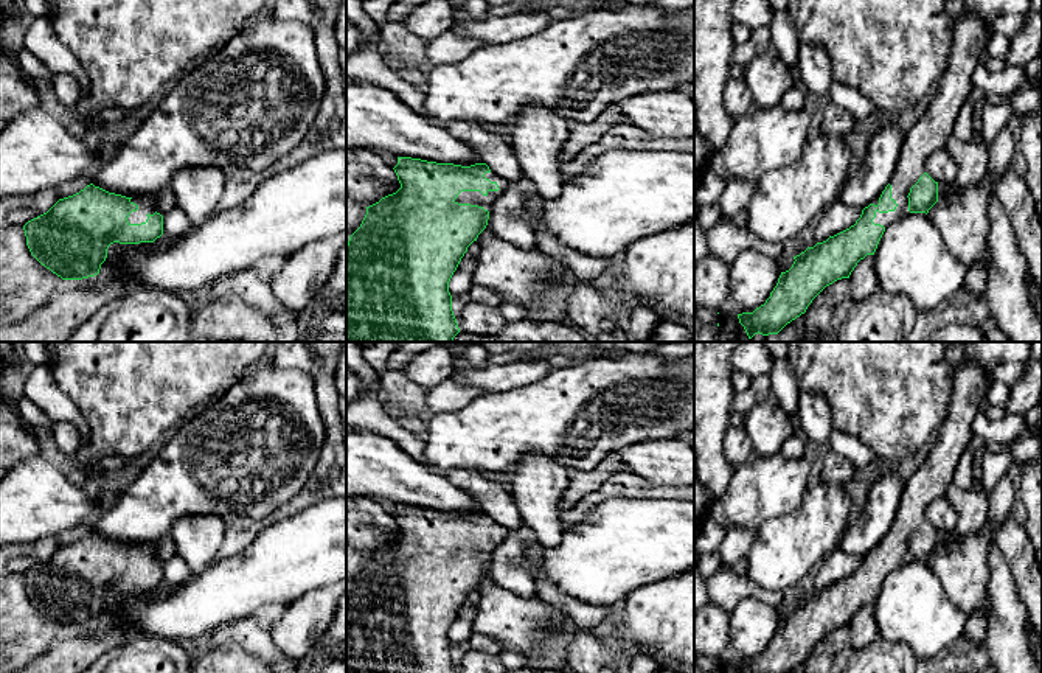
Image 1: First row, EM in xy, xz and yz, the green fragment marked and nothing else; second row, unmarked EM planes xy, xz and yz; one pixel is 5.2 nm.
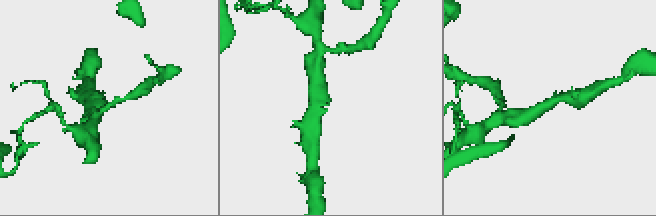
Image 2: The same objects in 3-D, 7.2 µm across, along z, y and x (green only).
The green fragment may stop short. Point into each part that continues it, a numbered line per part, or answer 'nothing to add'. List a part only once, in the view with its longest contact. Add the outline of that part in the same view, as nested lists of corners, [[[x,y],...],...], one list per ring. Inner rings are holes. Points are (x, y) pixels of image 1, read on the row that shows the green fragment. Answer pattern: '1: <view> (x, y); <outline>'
1: xz (474, 198); [[[494,171],[485,174],[486,179],[491,182],[495,182],[498,185],[498,191],[488,191],[486,196],[483,196],[480,191],[461,191],[455,202],[458,204],[471,204],[483,207],[485,210],[491,211],[494,202],[508,190],[511,185],[509,180],[500,177]]]

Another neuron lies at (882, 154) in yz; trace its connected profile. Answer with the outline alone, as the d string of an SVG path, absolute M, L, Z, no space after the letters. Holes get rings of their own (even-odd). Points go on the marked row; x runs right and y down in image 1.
M890 118L870 140L859 171L845 182L840 201L846 207L863 210L880 197L890 183L901 157L905 134Z

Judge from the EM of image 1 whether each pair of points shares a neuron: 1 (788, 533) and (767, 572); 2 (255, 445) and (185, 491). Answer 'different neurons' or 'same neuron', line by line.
1: same neuron
2: same neuron

